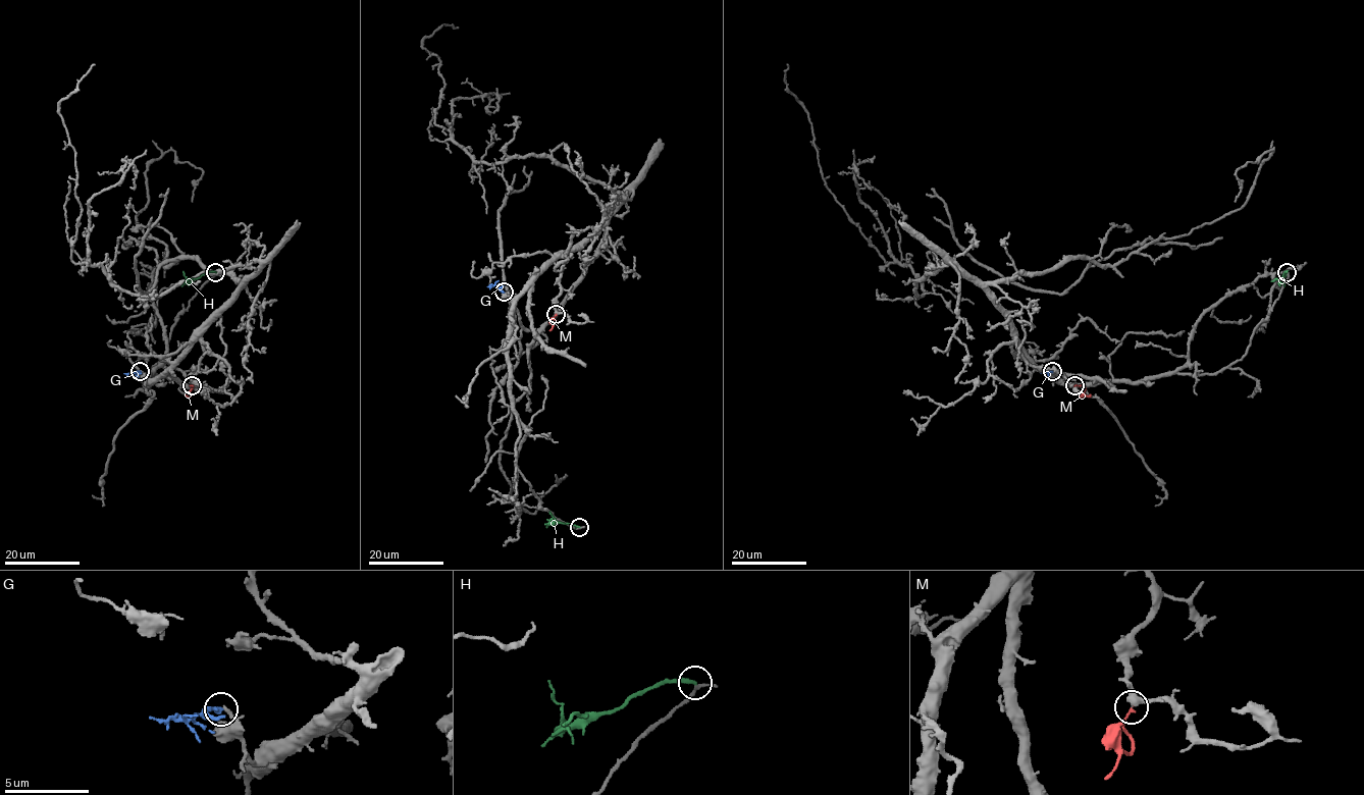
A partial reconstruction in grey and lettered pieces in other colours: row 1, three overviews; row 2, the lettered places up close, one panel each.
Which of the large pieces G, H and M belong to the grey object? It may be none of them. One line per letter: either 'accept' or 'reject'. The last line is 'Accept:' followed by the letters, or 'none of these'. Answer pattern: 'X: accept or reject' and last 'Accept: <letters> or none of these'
G: accept
H: reject
M: accept
Accept: G, M

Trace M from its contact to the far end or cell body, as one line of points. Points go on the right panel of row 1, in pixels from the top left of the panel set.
M: (1074, 385), (1083, 386), (1084, 393), (1090, 394)

